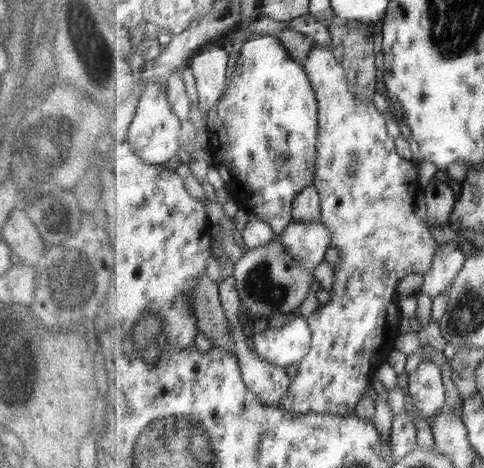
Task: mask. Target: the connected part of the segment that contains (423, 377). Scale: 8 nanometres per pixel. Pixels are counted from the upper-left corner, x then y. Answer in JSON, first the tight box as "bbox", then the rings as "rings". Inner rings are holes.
{"bbox":[408,360,445,425],"rings":[[[423,360],[415,371],[408,375],[408,392],[412,397],[419,417],[430,425],[431,419],[445,407],[443,374],[437,364]]]}

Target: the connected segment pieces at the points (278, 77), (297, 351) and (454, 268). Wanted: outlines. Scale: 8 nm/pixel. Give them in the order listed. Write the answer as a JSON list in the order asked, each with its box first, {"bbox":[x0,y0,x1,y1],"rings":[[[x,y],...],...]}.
[{"bbox":[203,34,320,236],"rings":[[[257,34],[249,35],[244,46],[240,50],[234,75],[226,86],[224,94],[217,104],[216,118],[213,123],[214,127],[207,132],[207,137],[203,143],[211,154],[213,165],[218,167],[221,176],[225,179],[227,192],[229,192],[231,199],[250,215],[259,217],[261,220],[268,222],[279,236],[281,236],[282,232],[294,221],[294,217],[292,216],[293,201],[297,198],[299,193],[305,191],[305,188],[313,185],[314,179],[316,178],[318,155],[317,141],[318,136],[320,135],[319,114],[320,105],[318,104],[318,98],[316,97],[316,88],[313,88],[312,81],[308,77],[308,72],[304,65],[297,62],[289,55],[287,48],[283,46],[278,37],[263,37]]]},{"bbox":[254,314,312,368],"rings":[[[296,314],[293,319],[281,327],[269,327],[265,332],[254,334],[254,350],[266,362],[281,368],[289,368],[291,364],[300,364],[312,349],[312,328],[308,319]]]},{"bbox":[418,243,466,298],"rings":[[[451,243],[440,245],[436,249],[432,267],[423,276],[424,281],[418,293],[422,292],[433,298],[443,294],[453,284],[466,262],[465,252],[457,245]]]}]

